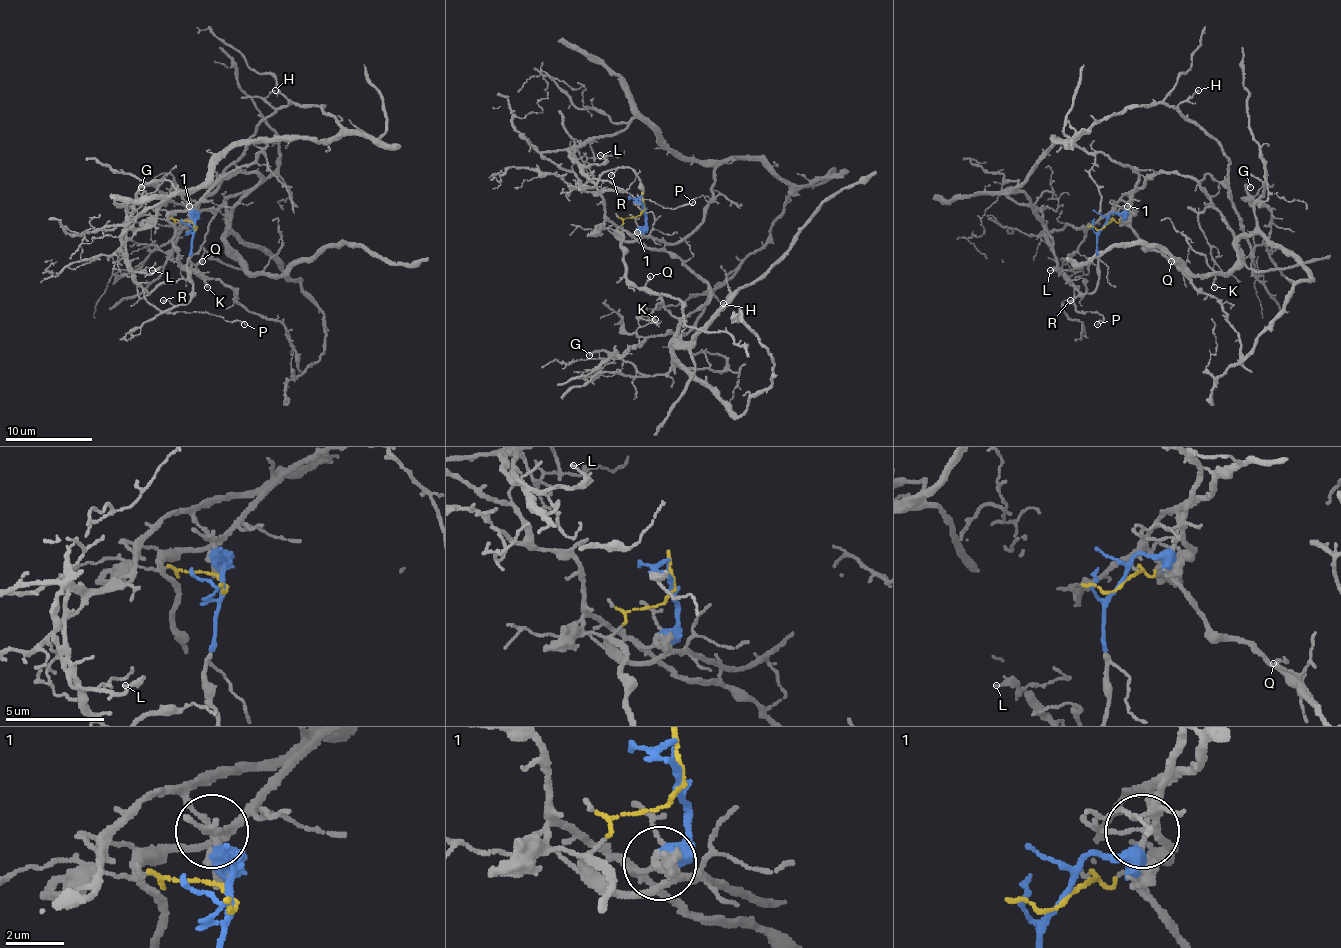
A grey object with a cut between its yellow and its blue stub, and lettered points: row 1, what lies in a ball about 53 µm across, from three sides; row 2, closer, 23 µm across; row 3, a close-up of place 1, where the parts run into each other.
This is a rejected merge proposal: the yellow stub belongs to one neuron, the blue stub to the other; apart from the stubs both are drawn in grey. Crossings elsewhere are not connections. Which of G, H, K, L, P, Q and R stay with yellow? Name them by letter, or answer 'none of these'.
H, L, P, Q

